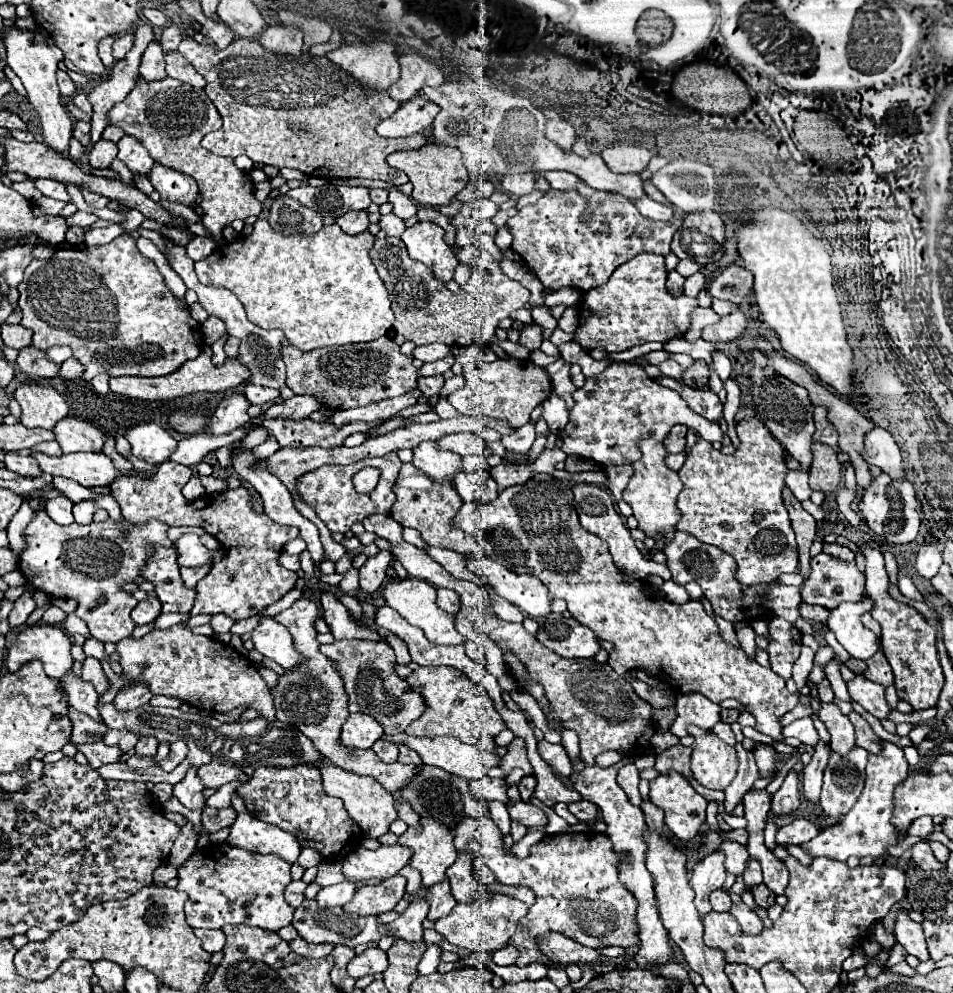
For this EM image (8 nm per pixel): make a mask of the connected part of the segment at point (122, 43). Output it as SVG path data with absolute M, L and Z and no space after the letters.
M132 32L116 38L116 42L114 42L114 58L116 58L116 60L122 60L122 58L126 56L128 48L132 46L132 42L134 42L134 34L132 34Z

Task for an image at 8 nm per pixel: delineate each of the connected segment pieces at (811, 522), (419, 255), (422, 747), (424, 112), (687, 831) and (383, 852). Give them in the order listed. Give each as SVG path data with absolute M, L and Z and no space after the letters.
M784 488L784 506L790 514L792 528L796 532L796 542L798 542L798 556L800 556L800 566L798 572L806 580L810 576L810 546L816 538L816 520L802 508L802 504L794 498L794 494Z
M418 222L412 228L406 228L402 240L410 258L428 264L432 274L444 284L452 280L454 268L462 264L444 242L444 230L432 222Z
M402 732L402 734L398 734L398 736L388 736L388 734L384 734L382 740L388 740L388 742L392 742L392 744L404 744L404 746L412 748L414 752L418 752L424 764L438 766L438 768L442 768L442 770L446 770L446 772L450 772L450 774L456 774L456 776L460 776L460 778L464 778L464 780L478 780L478 778L482 778L482 776L488 774L488 768L498 766L498 756L494 756L494 754L490 754L490 752L484 752L484 750L480 750L480 748L476 748L476 746L464 744L464 742L460 742L460 740L454 738L454 736L416 738L416 736L410 736L410 734Z
M414 96L406 104L402 104L390 118L382 120L376 126L376 132L382 138L406 138L416 132L426 130L438 114L438 106L426 96Z
M678 772L650 782L650 802L664 810L664 822L678 840L688 842L698 836L708 802Z
M400 844L380 846L378 850L358 848L342 860L342 872L344 878L352 882L366 882L372 878L384 880L398 874L398 870L404 868L408 860L410 850L402 848Z

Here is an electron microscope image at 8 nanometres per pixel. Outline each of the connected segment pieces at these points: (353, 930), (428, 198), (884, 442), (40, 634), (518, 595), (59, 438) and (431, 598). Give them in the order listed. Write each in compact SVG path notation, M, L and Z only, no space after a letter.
M304 900L296 912L292 926L298 930L302 938L306 938L312 944L344 944L348 948L356 948L358 944L370 944L370 942L380 942L380 938L390 936L390 930L384 922L378 920L378 916L356 916L356 914L346 914L342 908L320 908L316 900Z
M426 144L420 150L406 150L406 152L394 152L388 156L388 162L406 172L414 190L412 190L412 198L418 204L424 206L448 206L452 202L452 198L456 198L456 194L460 190L466 188L468 184L468 170L462 162L462 154L458 148L448 148L448 146L438 146L438 144Z
M874 426L866 435L864 458L886 472L892 480L904 480L906 468L900 448L887 430Z
M36 624L20 632L14 646L8 650L6 666L10 672L18 672L24 664L32 660L40 660L44 664L44 672L60 680L68 672L72 672L72 642L64 630L50 624Z
M488 556L478 558L478 570L488 578L492 590L506 598L510 604L520 606L524 614L530 618L544 618L550 614L550 596L546 586L538 582L538 578L530 578L526 574L516 574L502 564L496 564Z
M66 416L66 420L62 420L62 424L58 424L58 428L54 428L56 434L56 442L62 446L62 452L100 452L104 442L106 442L106 434L100 432L98 428L94 428L92 424Z
M408 578L408 580L394 580L384 588L384 600L388 606L396 608L400 612L402 618L406 618L412 626L418 626L424 636L432 642L432 644L466 644L468 640L456 630L454 624L454 616L444 612L438 604L436 604L436 588L432 584L428 584L426 580L418 580L418 578Z

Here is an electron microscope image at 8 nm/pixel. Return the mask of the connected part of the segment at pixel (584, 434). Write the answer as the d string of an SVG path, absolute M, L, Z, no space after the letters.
M612 362L602 374L586 378L586 384L574 392L574 408L562 430L562 452L568 456L592 460L600 466L632 464L640 458L638 442L652 438L662 442L674 424L694 428L710 443L722 442L724 432L718 422L710 422L690 410L684 398L652 380L644 366L636 362Z

